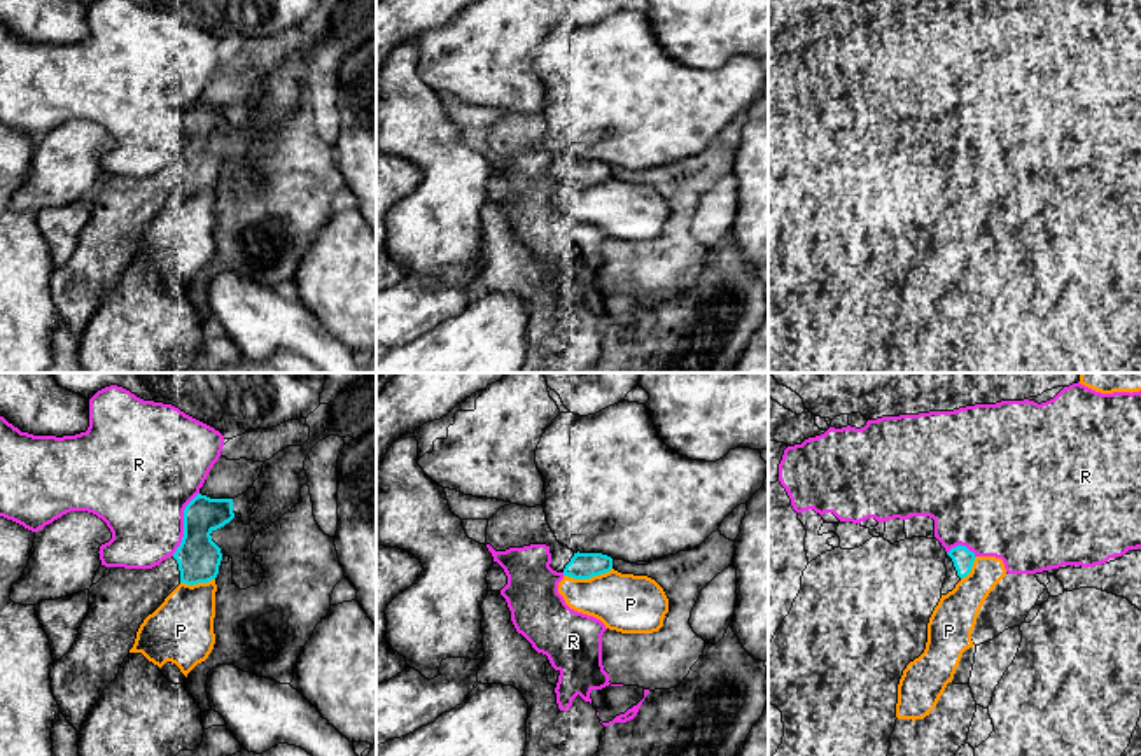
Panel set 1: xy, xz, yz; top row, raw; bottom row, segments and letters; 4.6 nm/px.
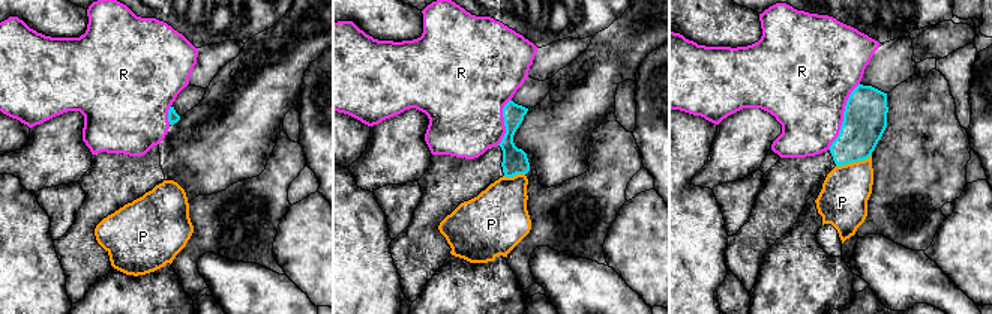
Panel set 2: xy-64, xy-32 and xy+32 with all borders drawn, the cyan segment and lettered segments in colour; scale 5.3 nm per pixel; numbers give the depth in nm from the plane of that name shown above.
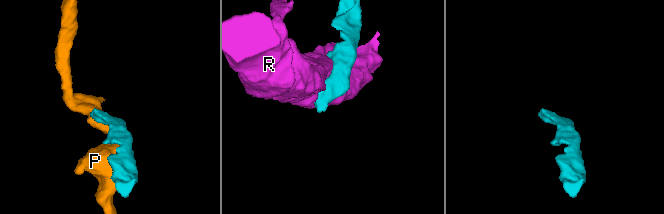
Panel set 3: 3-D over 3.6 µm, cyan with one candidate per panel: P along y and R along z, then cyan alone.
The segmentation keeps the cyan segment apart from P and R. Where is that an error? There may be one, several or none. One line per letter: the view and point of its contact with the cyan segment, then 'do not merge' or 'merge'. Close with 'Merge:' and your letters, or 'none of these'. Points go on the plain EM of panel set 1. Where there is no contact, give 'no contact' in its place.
P: xz (587, 186) | do not merge
R: xy (184, 132) | do not merge
Merge: none of these

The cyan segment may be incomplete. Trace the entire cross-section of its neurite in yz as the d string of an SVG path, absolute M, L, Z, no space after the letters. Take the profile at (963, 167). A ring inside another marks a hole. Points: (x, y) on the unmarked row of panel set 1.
M956 154L947 161L945 175L947 186L942 196L942 203L947 203L956 196L956 192L971 180L975 161L966 154Z

